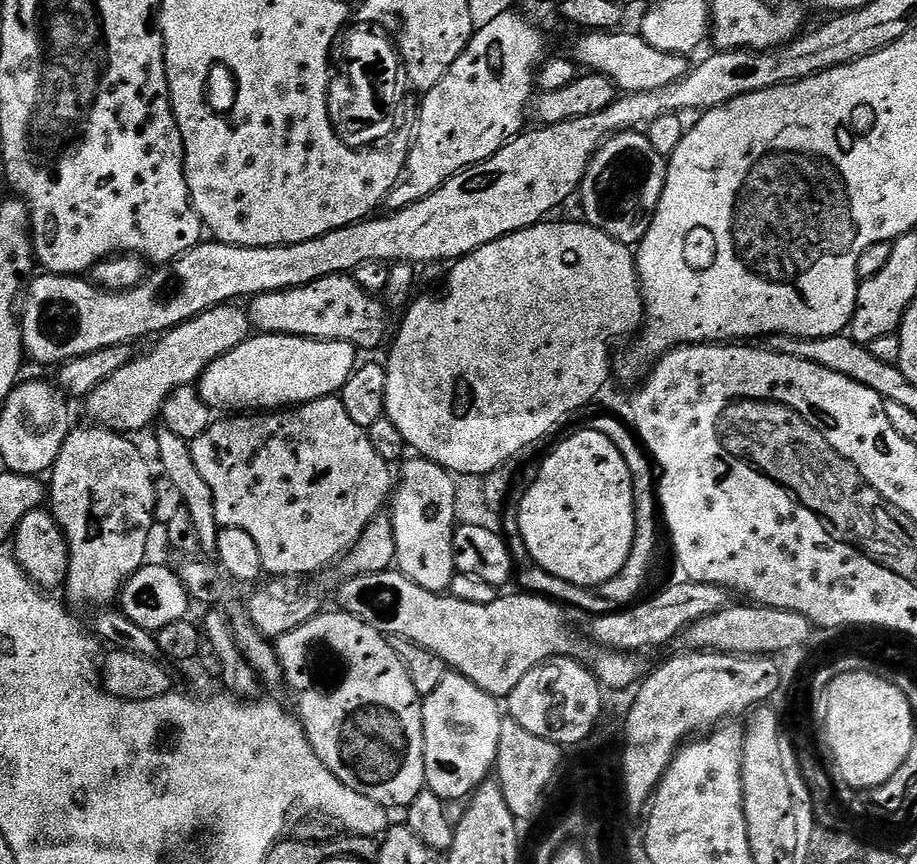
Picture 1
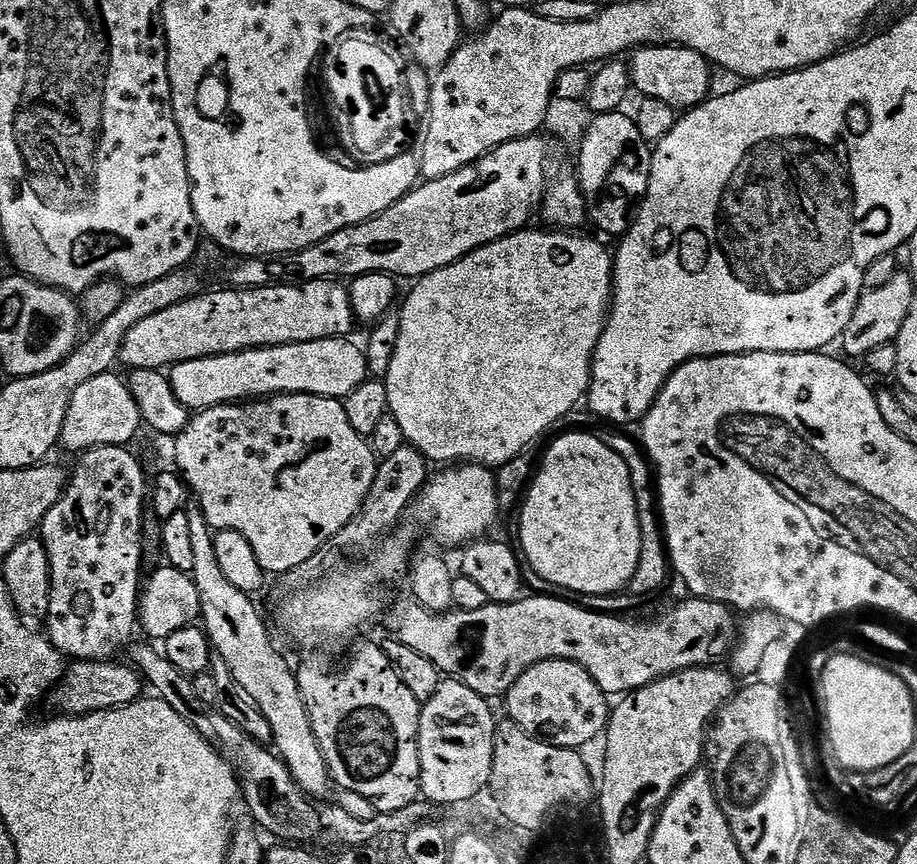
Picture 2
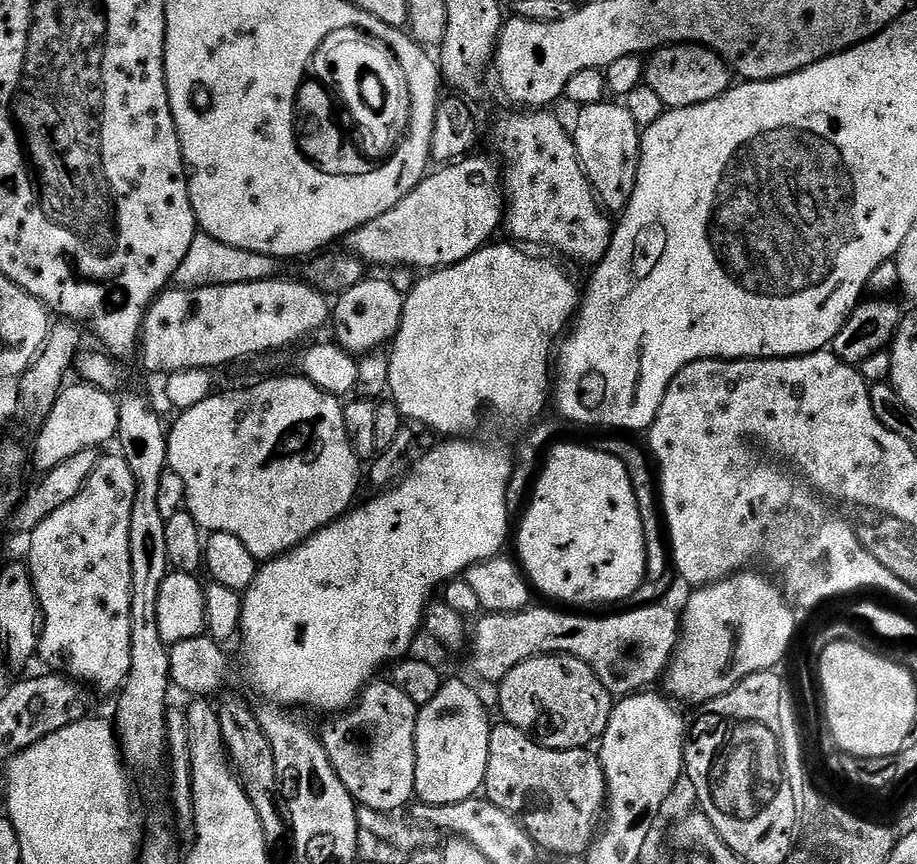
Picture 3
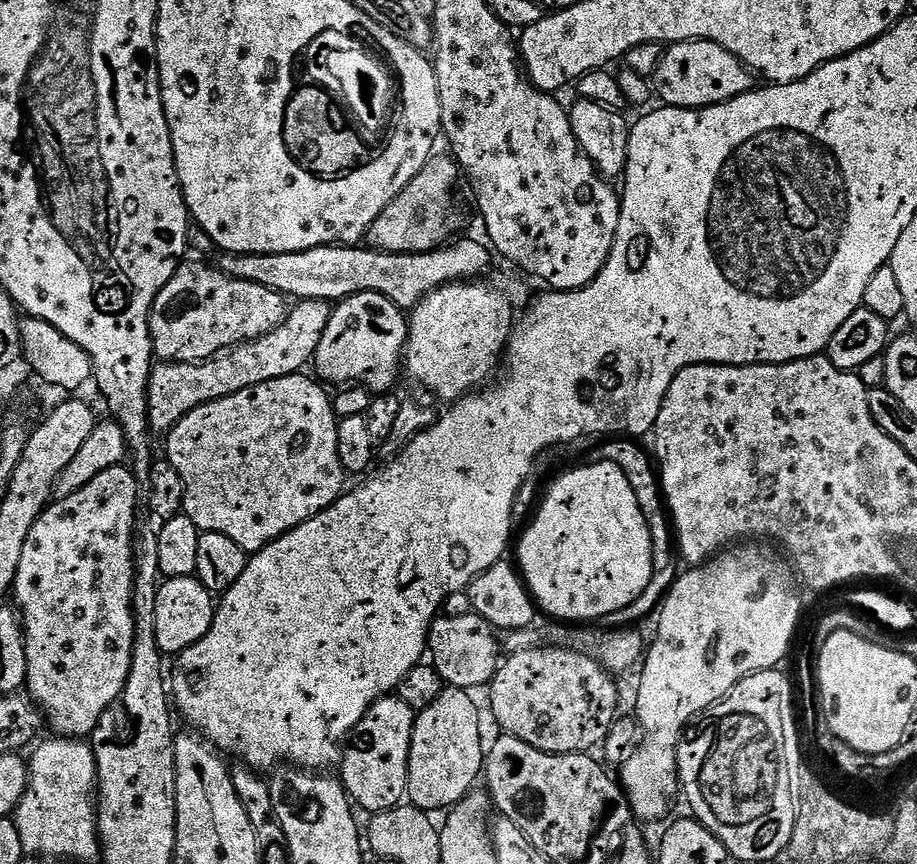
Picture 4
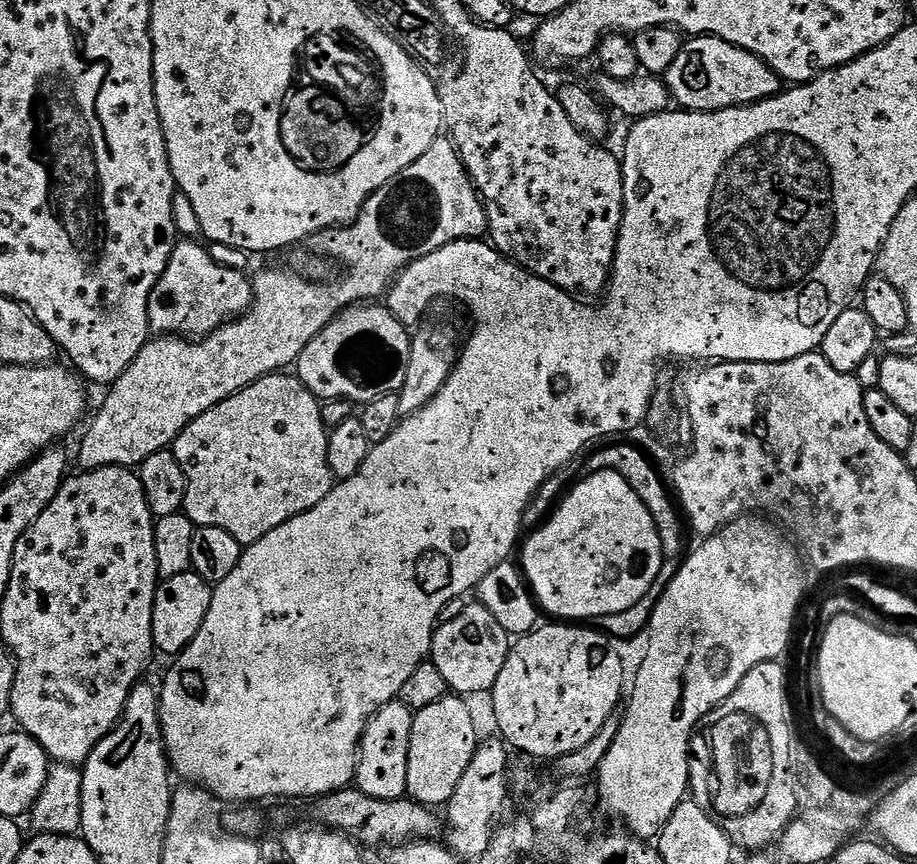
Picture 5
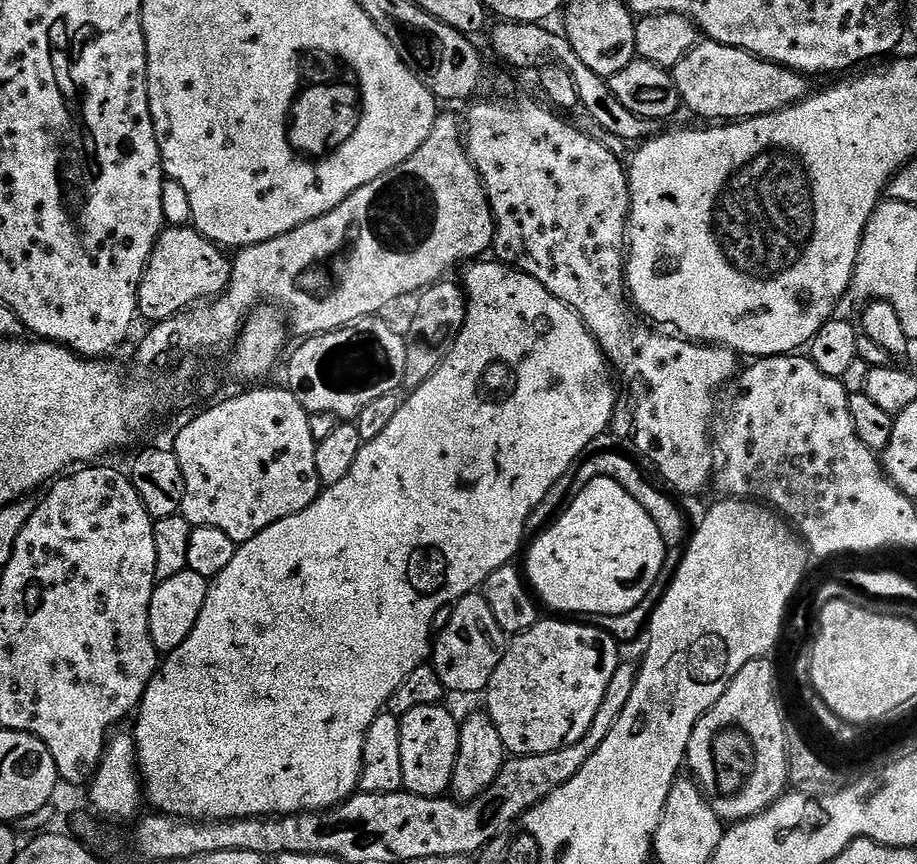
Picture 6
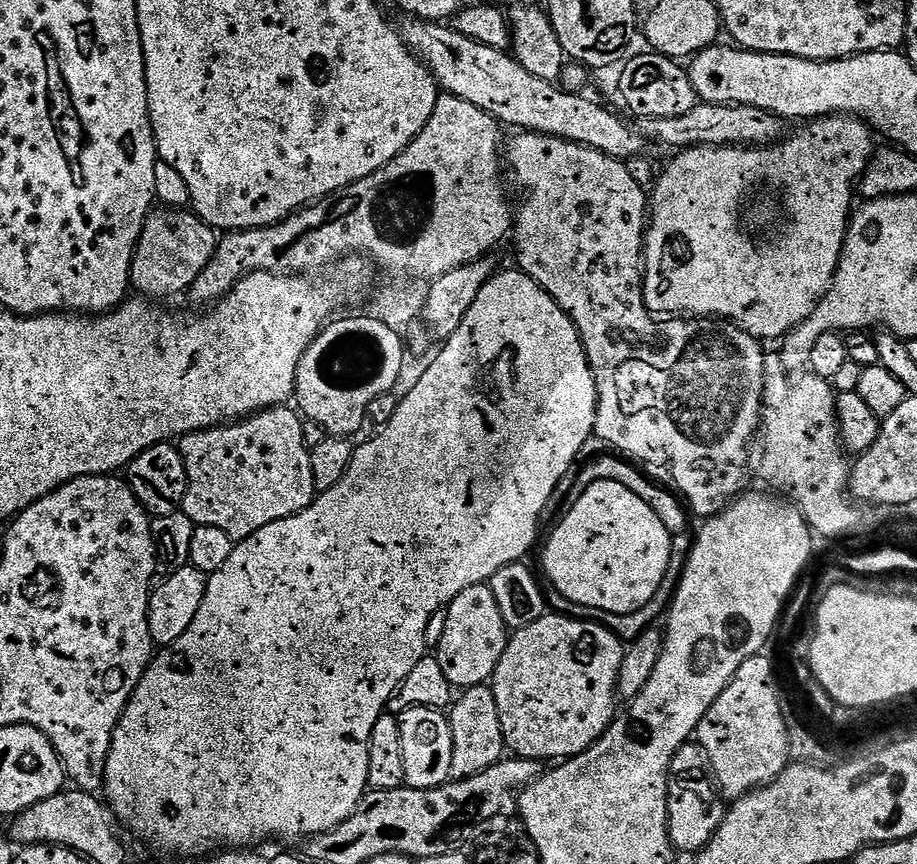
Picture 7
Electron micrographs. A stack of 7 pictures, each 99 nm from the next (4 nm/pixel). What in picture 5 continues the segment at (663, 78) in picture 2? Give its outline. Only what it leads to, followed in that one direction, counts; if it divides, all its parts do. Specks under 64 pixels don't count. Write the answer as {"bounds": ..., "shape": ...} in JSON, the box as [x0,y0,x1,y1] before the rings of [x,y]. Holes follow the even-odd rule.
{"bounds":[666,36,782,112],"shape":[[[717,36],[691,37],[668,67],[666,83],[673,101],[689,112],[717,112],[739,104],[756,104],[782,88],[780,75],[765,60]]]}

